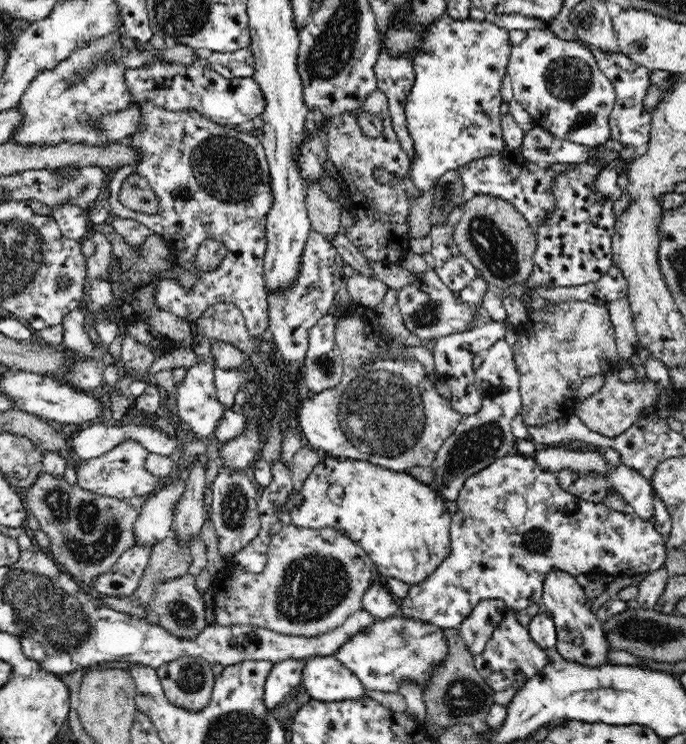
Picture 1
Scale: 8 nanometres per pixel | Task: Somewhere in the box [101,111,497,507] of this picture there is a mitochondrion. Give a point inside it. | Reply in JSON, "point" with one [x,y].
{"point":[379,414]}

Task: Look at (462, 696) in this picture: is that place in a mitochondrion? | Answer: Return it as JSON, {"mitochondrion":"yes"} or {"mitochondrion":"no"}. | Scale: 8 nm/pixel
{"mitochondrion":"yes"}

